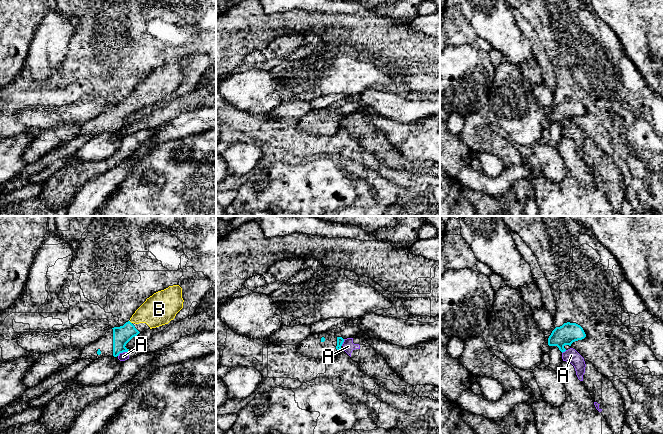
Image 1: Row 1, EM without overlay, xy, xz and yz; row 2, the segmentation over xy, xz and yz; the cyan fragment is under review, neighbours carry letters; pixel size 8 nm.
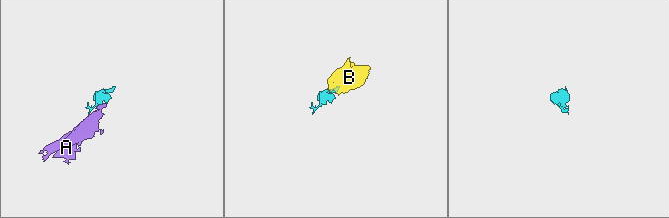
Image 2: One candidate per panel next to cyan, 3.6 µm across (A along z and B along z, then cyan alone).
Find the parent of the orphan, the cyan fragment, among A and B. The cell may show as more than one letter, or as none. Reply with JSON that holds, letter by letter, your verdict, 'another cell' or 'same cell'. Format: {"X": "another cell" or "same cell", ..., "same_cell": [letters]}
{"A": "another cell", "B": "same cell", "same_cell": ["B"]}

